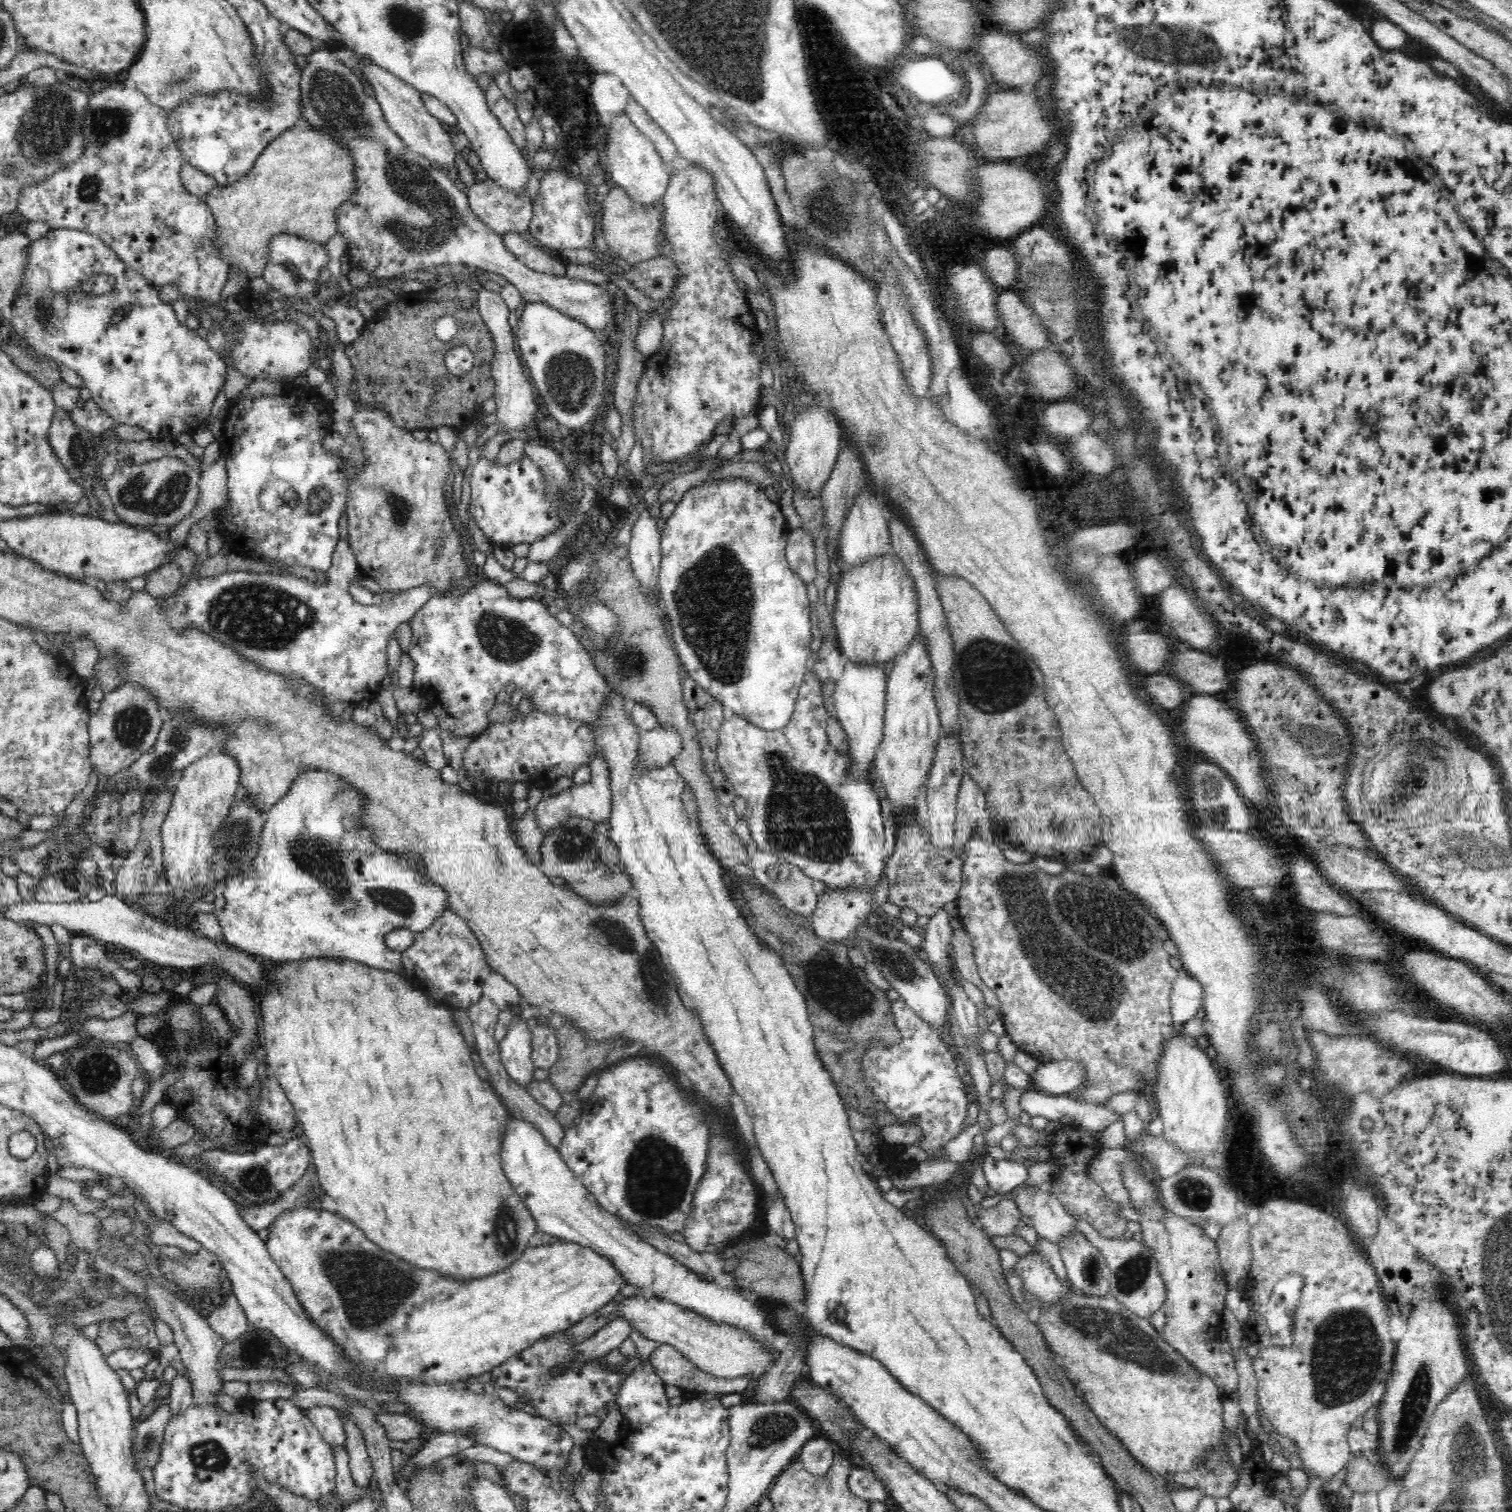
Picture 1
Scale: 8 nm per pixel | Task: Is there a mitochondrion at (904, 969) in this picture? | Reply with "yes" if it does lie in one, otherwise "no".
yes

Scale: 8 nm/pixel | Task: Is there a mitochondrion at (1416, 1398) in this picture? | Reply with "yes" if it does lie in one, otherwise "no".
yes

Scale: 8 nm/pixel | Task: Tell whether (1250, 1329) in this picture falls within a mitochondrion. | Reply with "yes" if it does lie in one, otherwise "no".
no

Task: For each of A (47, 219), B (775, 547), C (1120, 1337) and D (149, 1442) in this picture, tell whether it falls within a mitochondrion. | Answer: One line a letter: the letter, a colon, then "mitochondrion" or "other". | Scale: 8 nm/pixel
A: other
B: other
C: mitochondrion
D: mitochondrion

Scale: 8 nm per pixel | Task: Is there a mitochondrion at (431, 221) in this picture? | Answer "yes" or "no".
yes

